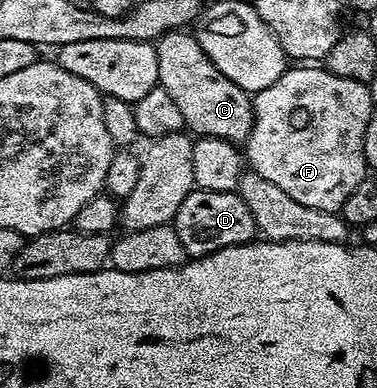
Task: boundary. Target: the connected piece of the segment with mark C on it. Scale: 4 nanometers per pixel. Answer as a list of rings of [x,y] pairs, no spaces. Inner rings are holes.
[[[189,30],[164,32],[154,43],[154,48],[158,86],[172,96],[172,101],[180,108],[183,124],[198,137],[207,135],[235,145],[245,144],[254,124],[251,92],[228,81],[228,77],[224,77],[224,73],[212,65],[208,53],[200,49],[200,41]]]

